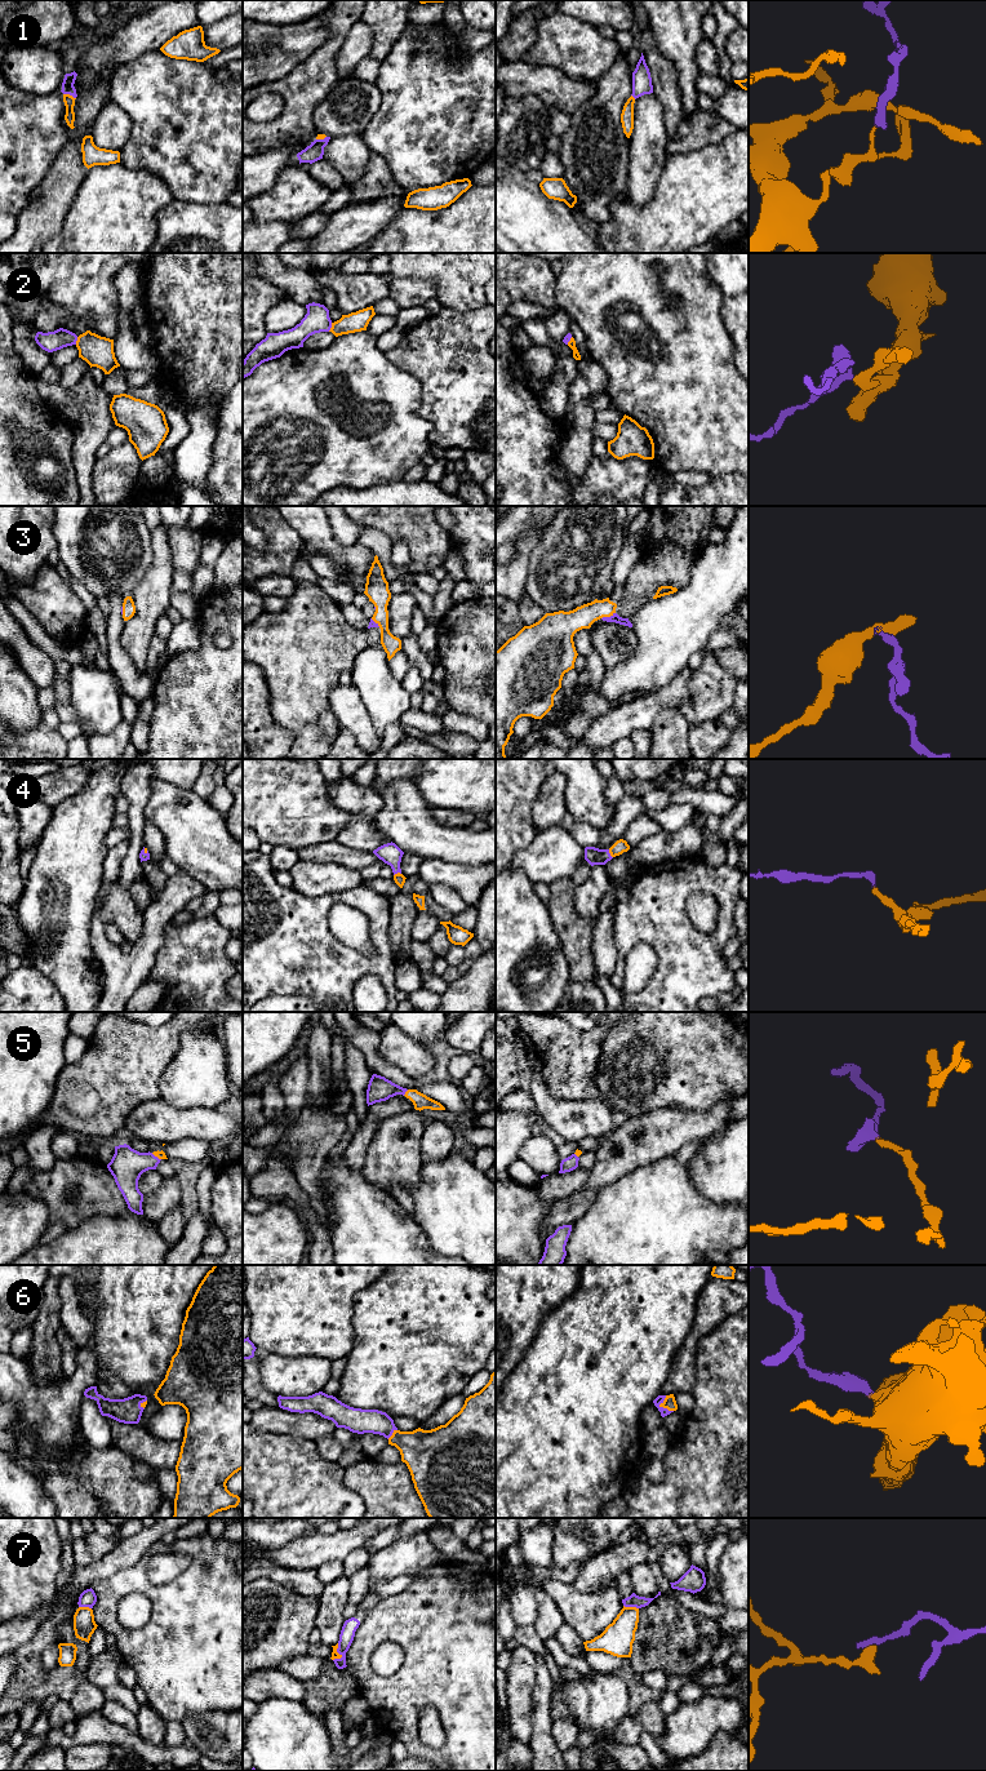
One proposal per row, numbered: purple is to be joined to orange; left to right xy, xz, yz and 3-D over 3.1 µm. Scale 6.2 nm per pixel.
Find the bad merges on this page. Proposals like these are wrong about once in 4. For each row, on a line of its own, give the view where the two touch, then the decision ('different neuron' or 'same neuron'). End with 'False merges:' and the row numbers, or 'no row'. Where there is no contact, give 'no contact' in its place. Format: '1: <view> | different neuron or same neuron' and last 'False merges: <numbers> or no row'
1: xy | same neuron
2: xz | same neuron
3: yz | same neuron
4: yz | same neuron
5: xz | same neuron
6: yz | same neuron
7: yz | different neuron
False merges: 7

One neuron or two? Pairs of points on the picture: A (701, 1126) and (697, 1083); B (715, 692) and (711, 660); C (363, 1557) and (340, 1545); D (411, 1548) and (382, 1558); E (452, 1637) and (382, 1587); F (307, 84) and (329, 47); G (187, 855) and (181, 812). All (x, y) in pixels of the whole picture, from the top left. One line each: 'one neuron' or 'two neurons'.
A: two neurons
B: one neuron
C: two neurons
D: one neuron
E: two neurons
F: one neuron
G: one neuron

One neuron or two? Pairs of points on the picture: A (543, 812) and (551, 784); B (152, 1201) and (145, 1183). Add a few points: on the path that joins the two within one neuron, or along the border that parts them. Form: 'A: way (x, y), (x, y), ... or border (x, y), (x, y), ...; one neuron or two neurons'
A: way (549, 806), (551, 790); one neuron
B: border (164, 1179), (155, 1190), (143, 1195); two neurons

